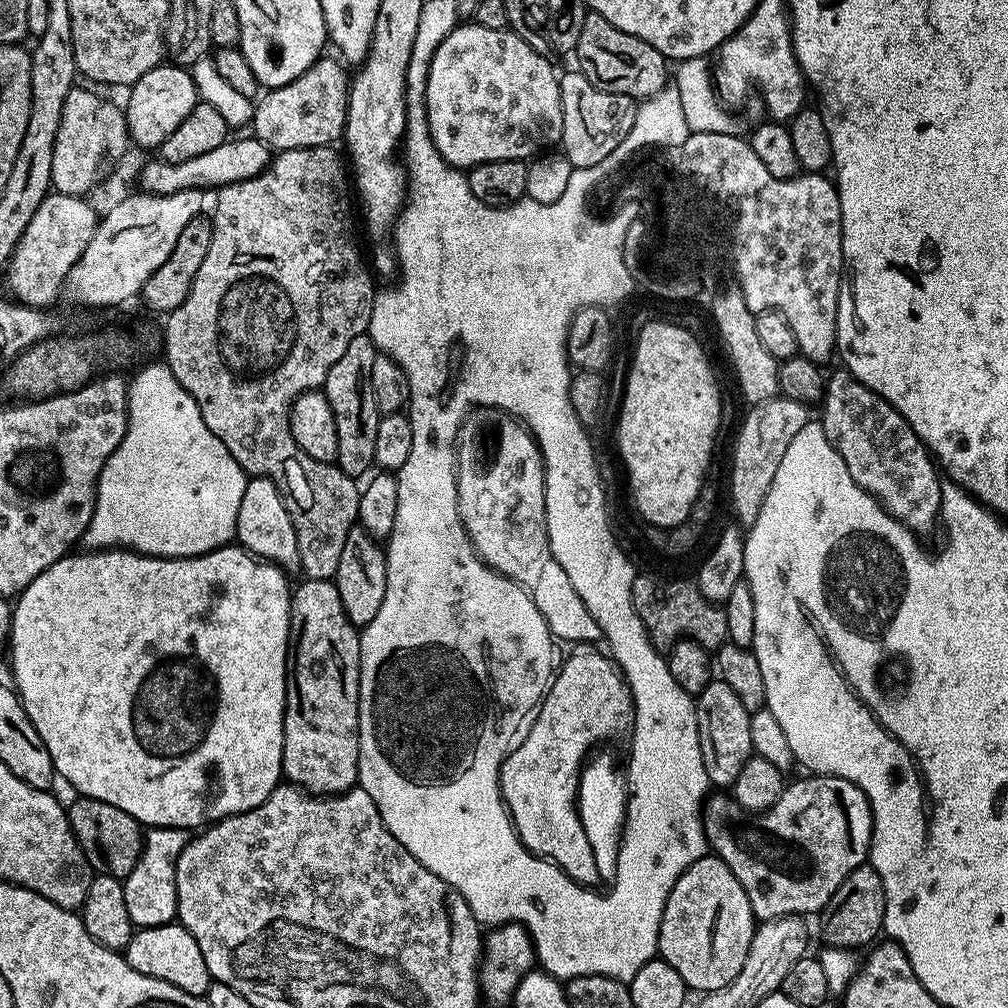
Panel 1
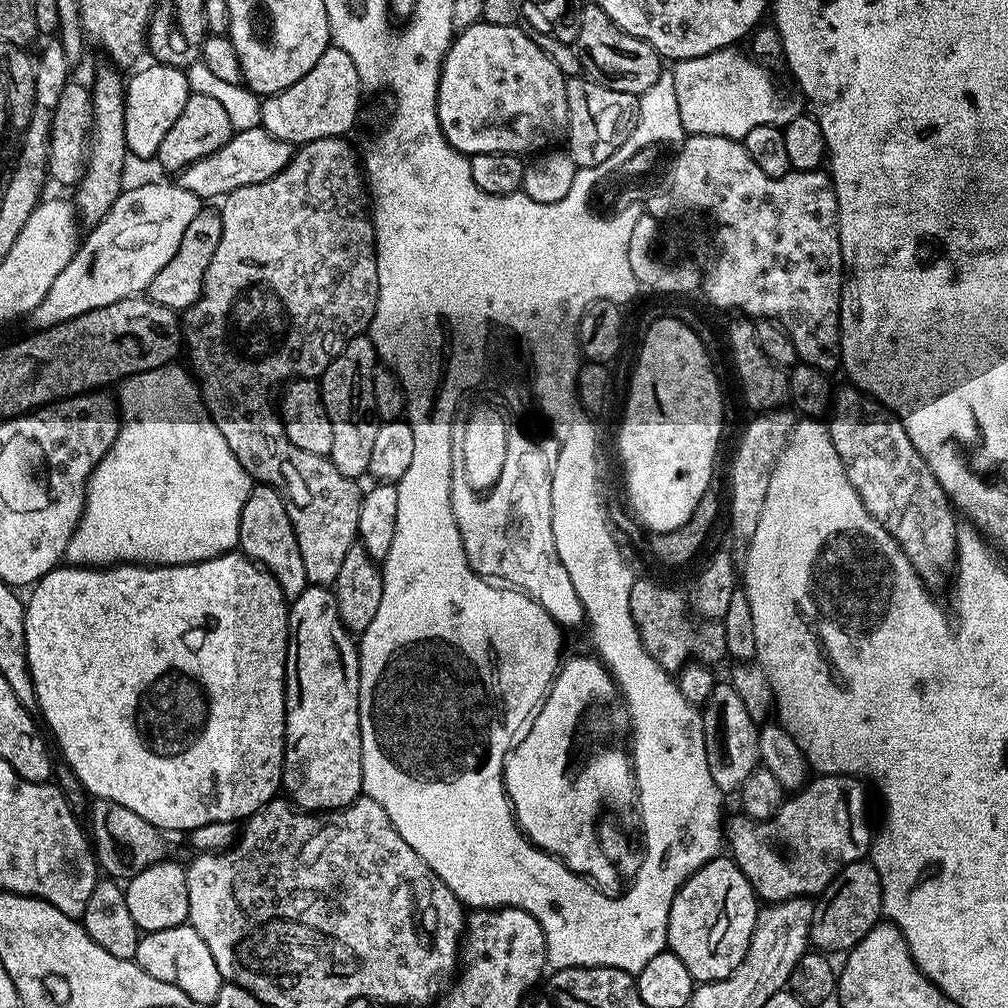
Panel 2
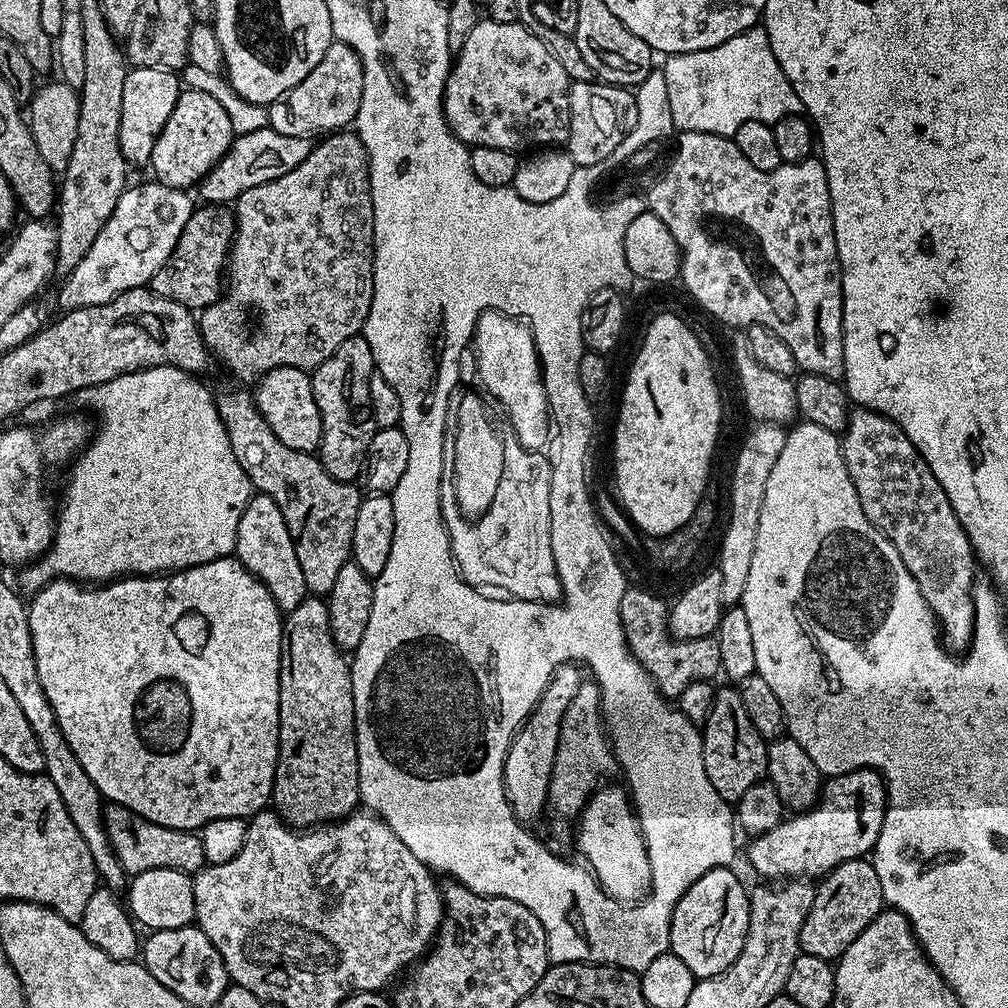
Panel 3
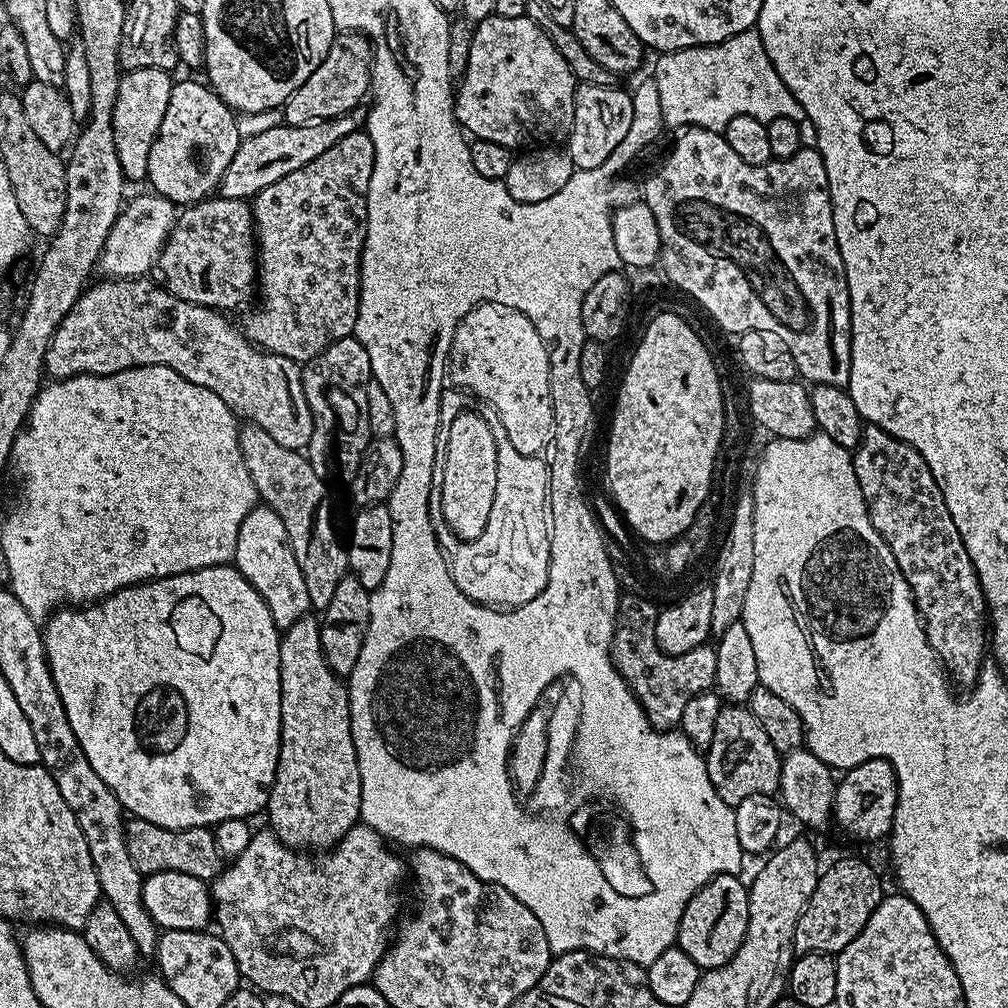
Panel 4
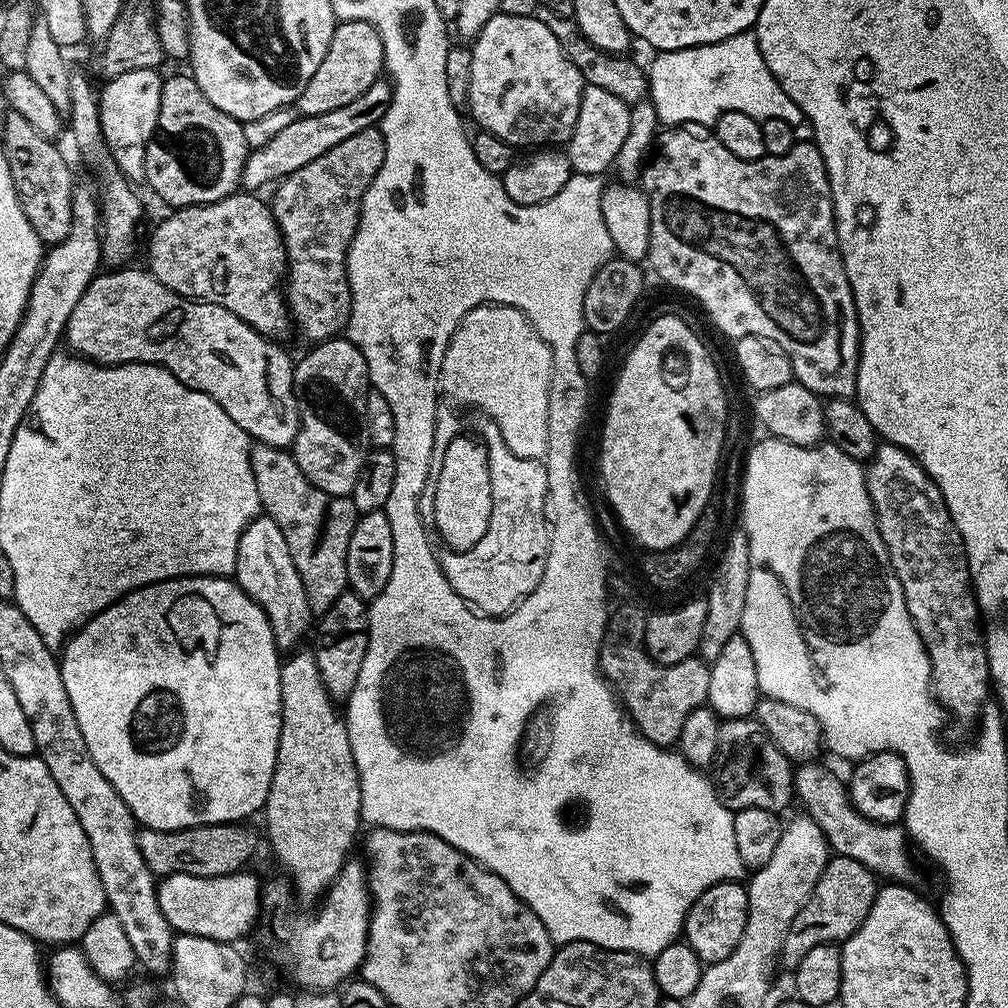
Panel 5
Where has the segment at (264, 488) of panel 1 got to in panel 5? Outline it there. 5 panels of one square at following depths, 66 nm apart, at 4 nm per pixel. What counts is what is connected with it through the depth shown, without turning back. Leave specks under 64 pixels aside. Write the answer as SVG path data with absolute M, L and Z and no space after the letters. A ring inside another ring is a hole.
M257 516L240 535L234 579L242 591L266 614L277 649L295 649L299 645L296 643L307 632L309 635L314 624L314 613L310 610L304 583L302 578L298 578L298 566L294 566L294 558L290 558L290 546L286 546L286 538L282 538L278 522L274 522L269 516Z

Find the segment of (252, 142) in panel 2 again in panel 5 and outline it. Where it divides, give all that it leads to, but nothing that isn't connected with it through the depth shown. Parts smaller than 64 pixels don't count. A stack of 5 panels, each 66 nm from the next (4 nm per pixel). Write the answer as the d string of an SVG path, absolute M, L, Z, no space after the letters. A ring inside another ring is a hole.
M381 78L373 82L366 94L354 98L354 102L346 102L346 106L338 106L338 110L313 116L297 115L296 120L290 122L290 126L282 126L282 130L278 130L278 134L274 134L263 146L249 151L240 175L241 185L248 190L260 190L256 188L279 182L285 176L294 174L294 170L310 166L310 162L314 162L314 158L322 158L322 154L326 154L330 146L338 146L338 142L346 142L346 138L362 130L377 127L384 119L391 101L392 85L387 79Z

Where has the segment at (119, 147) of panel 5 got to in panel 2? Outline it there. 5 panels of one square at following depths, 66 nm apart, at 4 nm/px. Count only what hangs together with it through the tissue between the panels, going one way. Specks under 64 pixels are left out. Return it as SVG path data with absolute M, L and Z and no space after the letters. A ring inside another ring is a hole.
M155 62L149 65L149 68L137 67L137 72L132 77L127 77L124 90L124 117L129 153L140 160L151 161L158 146L162 146L162 138L166 138L166 130L170 130L178 114L182 114L182 106L186 106L190 89L185 69Z

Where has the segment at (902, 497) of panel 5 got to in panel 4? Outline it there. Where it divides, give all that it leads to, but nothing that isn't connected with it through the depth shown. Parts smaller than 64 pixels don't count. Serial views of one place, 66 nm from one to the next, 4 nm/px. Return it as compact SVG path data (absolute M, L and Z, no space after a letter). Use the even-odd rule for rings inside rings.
M873 424L865 427L859 446L852 452L852 465L858 478L858 486L862 490L862 498L868 507L870 522L874 530L878 530L880 537L890 546L894 562L898 562L898 570L902 570L902 578L906 578L910 586L916 613L920 615L920 623L924 626L924 633L932 652L940 661L945 673L957 685L975 684L981 668L986 664L984 591L970 562L970 554L966 554L962 534L958 534L958 526L954 526L954 518L946 506L946 498L942 498L942 490L934 474L930 474L930 466L926 466L922 454L918 454L914 446L886 434L886 430Z

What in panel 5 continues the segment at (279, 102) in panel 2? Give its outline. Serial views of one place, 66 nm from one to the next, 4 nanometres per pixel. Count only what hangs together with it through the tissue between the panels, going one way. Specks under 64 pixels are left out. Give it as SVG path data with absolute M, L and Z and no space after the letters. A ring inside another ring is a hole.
M339 21L330 38L330 50L326 50L326 58L322 58L322 66L318 66L314 78L306 82L295 107L301 116L338 110L338 106L346 106L346 102L354 102L354 98L366 94L384 71L384 43L375 26L366 21Z

